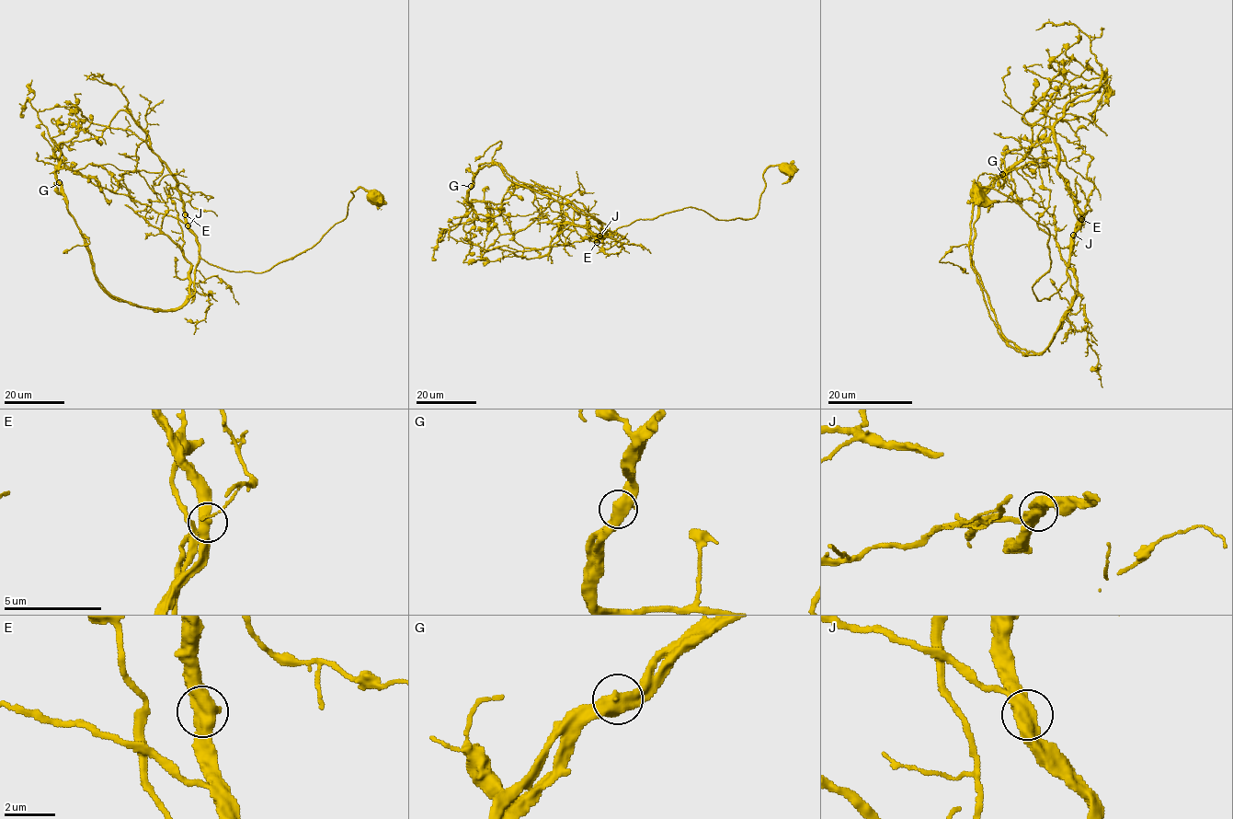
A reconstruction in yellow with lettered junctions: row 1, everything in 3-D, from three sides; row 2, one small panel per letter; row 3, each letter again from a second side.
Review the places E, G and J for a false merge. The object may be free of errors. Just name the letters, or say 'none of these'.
G

